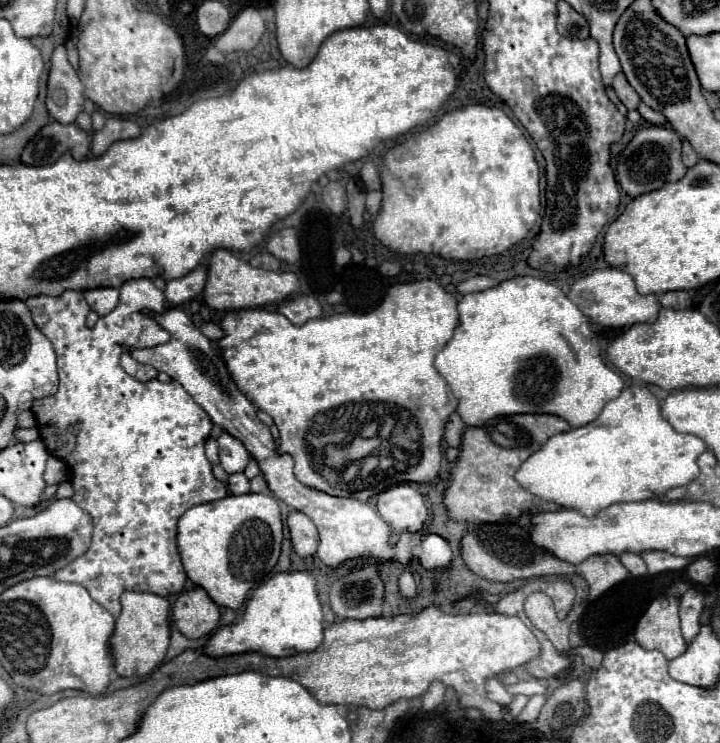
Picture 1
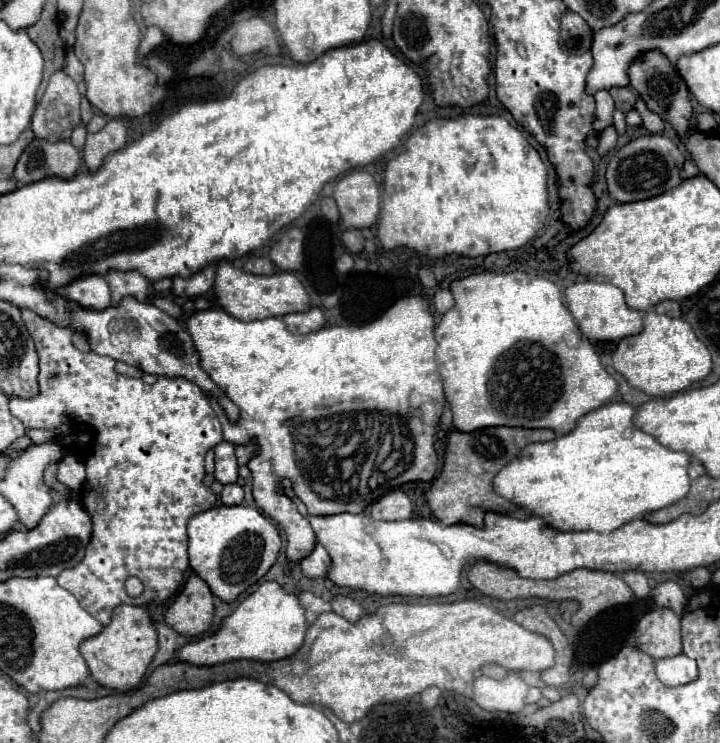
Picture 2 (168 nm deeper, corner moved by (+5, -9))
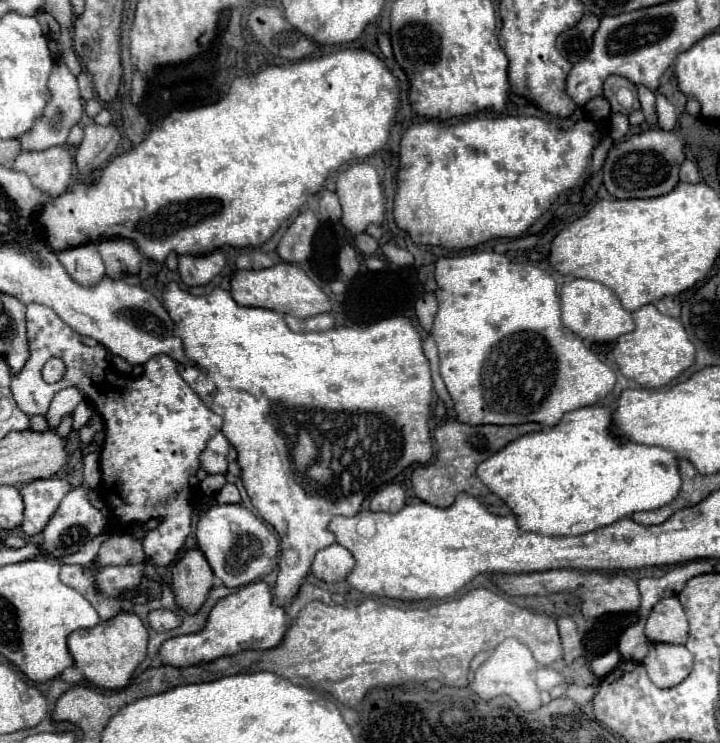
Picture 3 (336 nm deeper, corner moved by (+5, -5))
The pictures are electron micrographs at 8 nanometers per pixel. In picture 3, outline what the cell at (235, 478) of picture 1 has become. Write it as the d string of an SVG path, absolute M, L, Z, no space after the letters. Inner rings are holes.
M226 484L222 486L222 490L218 492L216 496L216 502L218 504L234 504L234 502L240 502L240 492L234 484Z

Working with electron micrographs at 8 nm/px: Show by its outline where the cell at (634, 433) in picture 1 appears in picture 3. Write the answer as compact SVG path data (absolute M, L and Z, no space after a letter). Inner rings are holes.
M586 406L586 408L578 408L572 412L566 412L562 416L562 420L552 428L552 430L542 430L542 432L532 432L532 434L524 434L516 440L512 440L510 444L506 444L502 450L494 452L490 458L486 458L484 462L478 464L476 468L476 476L498 496L502 498L508 508L512 510L512 514L516 516L516 522L522 530L526 532L536 532L536 534L544 534L544 536L578 536L578 534L586 534L592 532L594 528L600 526L608 526L614 524L622 518L632 516L634 512L640 510L658 510L662 506L666 506L668 502L672 502L680 490L682 478L678 472L678 460L674 452L668 452L664 448L656 448L656 446L642 446L642 444L634 444L634 442L624 442L622 438L616 438L610 434L610 424L612 424L612 408L602 408L602 406Z

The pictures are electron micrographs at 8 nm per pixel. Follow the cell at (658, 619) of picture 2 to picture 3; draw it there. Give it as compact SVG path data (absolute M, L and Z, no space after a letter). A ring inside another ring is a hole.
M676 596L660 598L646 622L646 636L652 642L666 644L686 644L688 640L688 620L686 612Z

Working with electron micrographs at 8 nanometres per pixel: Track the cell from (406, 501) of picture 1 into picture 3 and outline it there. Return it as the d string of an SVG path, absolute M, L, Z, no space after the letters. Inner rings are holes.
M388 484L370 502L370 508L374 512L398 512L406 504L406 494L398 484Z

